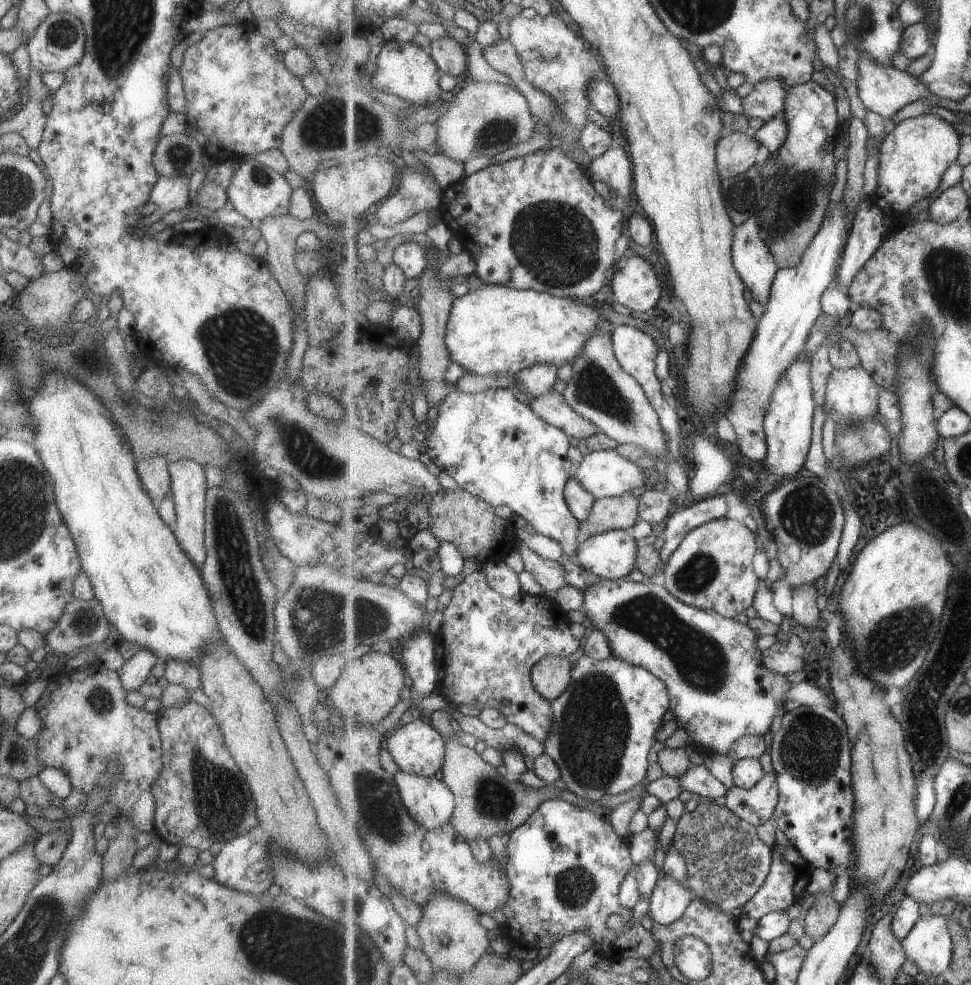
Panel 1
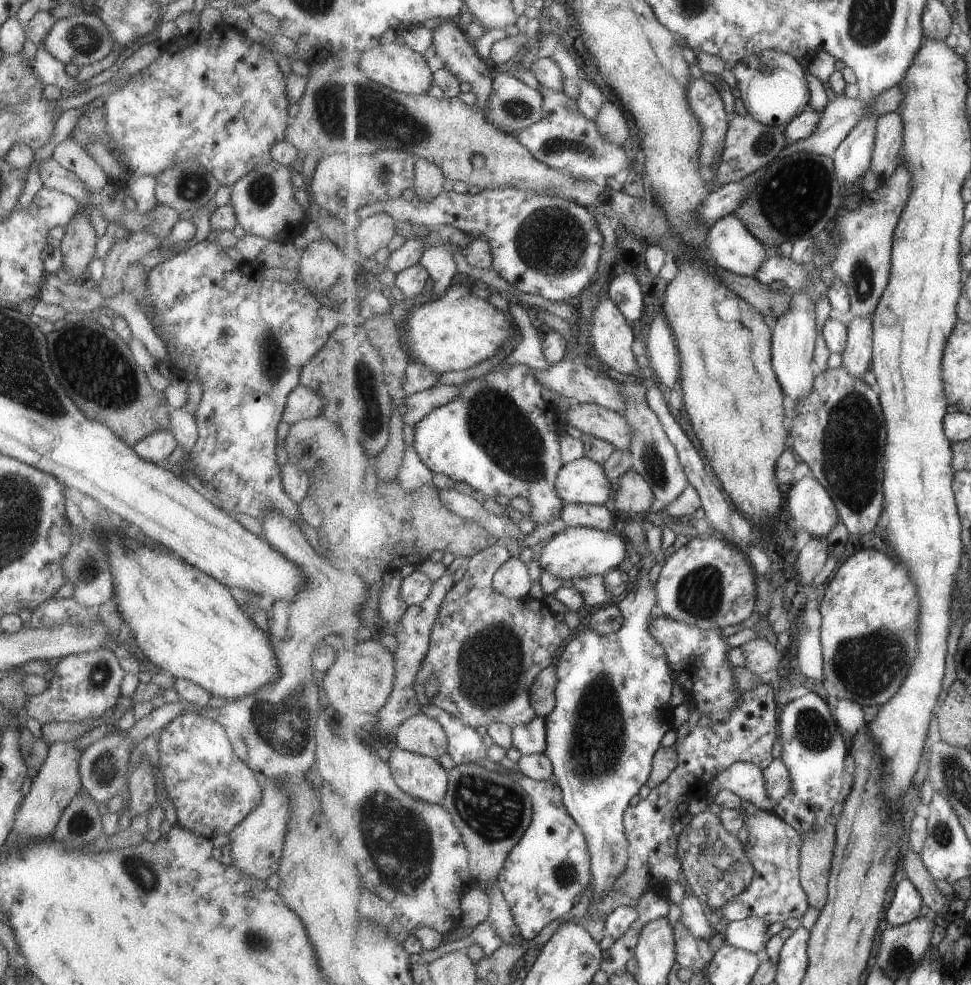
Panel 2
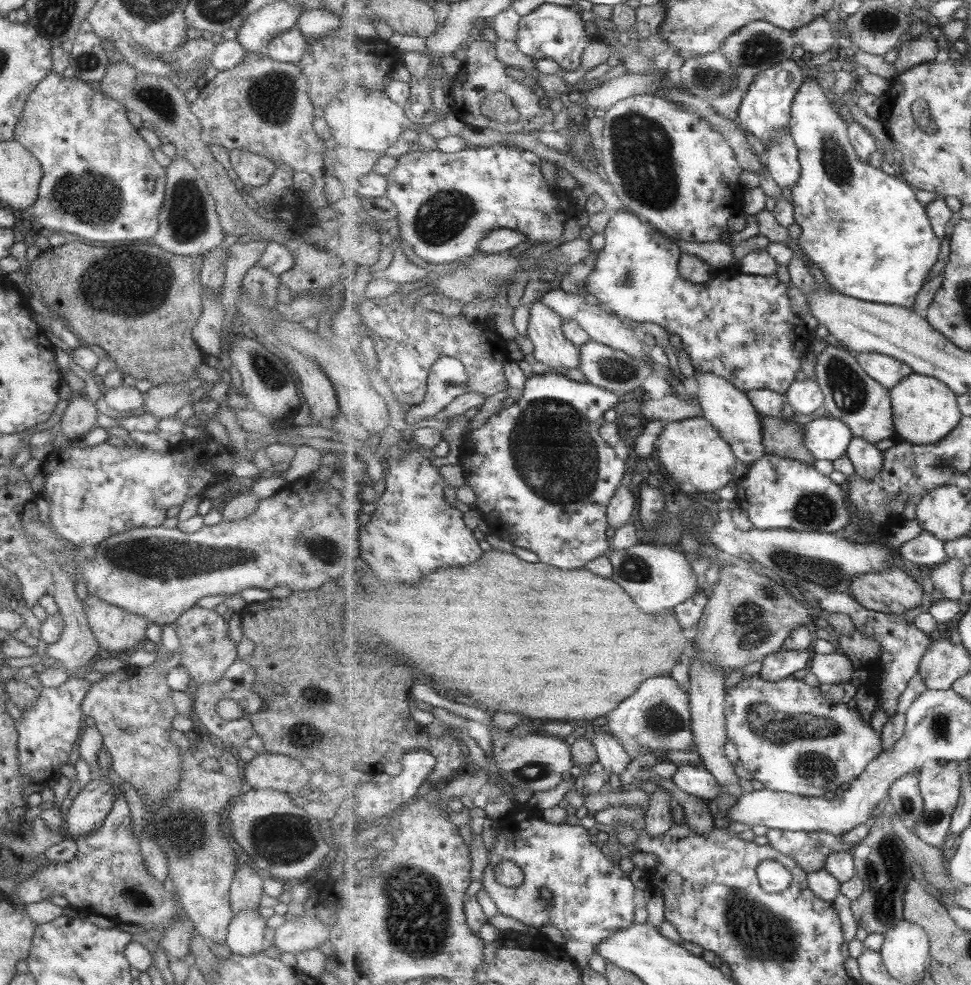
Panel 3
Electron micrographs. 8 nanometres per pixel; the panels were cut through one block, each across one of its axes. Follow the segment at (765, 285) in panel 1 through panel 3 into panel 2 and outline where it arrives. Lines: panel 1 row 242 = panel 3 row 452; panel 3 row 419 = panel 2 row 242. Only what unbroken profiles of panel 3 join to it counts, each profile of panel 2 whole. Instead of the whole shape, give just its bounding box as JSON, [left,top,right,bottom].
[709,212,768,277]

